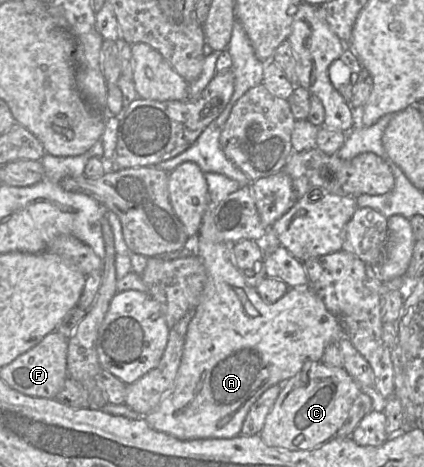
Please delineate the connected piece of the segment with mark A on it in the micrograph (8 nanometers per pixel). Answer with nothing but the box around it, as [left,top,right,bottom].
[140,233,344,440]

